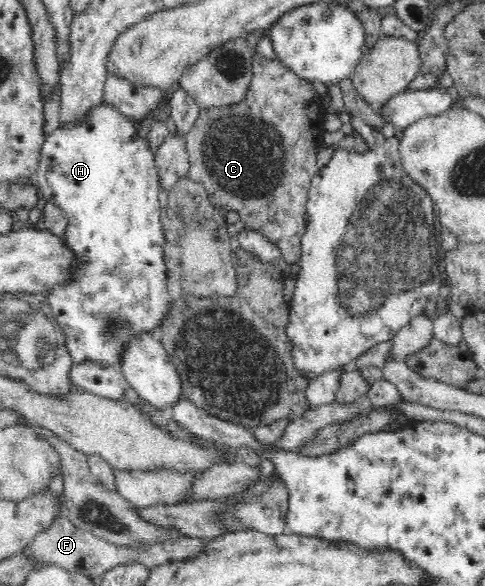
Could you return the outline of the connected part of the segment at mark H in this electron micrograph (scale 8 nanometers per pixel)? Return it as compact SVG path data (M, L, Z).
M104 98L97 102L96 105L89 106L79 116L61 122L56 129L52 129L48 133L42 146L42 161L39 165L39 171L35 173L34 177L40 198L44 206L56 204L63 211L63 215L68 222L64 240L83 260L83 267L76 271L78 276L71 283L59 285L46 293L47 301L51 307L49 316L60 325L65 335L66 347L74 362L97 361L101 365L119 365L120 356L117 354L120 353L120 345L124 345L128 335L140 333L140 329L157 332L157 327L160 326L161 319L164 318L166 311L168 311L169 303L172 301L166 281L168 271L164 263L164 254L162 254L164 231L160 222L161 208L160 199L158 199L158 193L160 193L161 189L154 155L150 151L148 138L146 138L145 126L146 124L133 120L126 113L122 113L115 105L111 105L111 102L105 101Z

